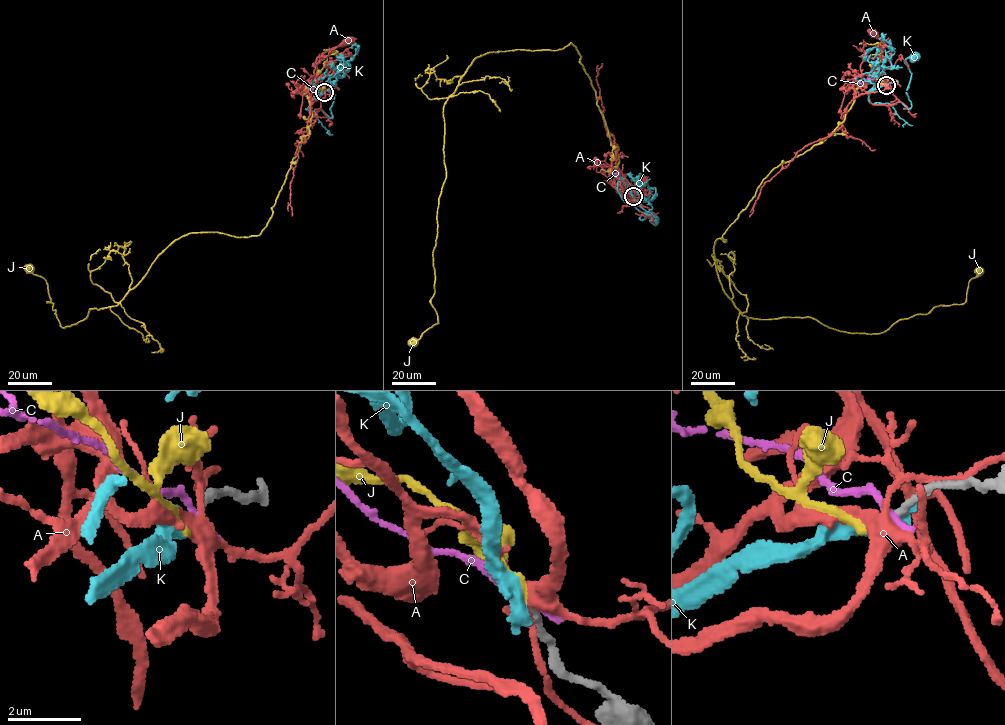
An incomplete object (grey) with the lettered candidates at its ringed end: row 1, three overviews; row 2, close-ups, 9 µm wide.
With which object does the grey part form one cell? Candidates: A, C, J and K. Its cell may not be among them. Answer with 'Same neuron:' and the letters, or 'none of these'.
Same neuron: J

